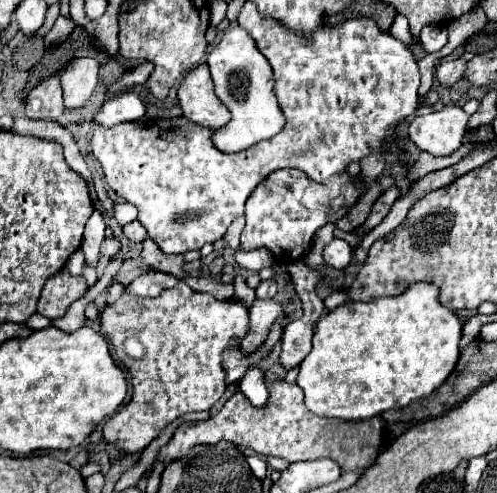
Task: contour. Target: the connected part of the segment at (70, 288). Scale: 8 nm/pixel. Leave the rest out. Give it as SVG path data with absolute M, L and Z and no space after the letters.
M66 271L50 277L42 289L38 301L38 313L48 319L58 319L66 313L66 309L86 293L88 285L84 279L72 277Z

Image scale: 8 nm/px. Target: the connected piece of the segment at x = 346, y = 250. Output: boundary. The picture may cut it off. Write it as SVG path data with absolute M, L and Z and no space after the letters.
M332 239L322 251L322 257L328 265L336 269L346 269L352 263L352 247L344 239Z

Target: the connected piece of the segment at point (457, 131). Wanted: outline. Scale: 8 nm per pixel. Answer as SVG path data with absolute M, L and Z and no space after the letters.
M444 105L440 111L414 117L408 125L408 137L420 151L450 155L462 145L468 117L460 105Z

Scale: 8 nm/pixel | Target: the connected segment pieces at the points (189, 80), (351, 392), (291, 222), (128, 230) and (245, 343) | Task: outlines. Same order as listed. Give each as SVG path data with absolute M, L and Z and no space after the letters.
M206 63L194 67L184 77L178 87L178 101L182 115L204 127L220 129L230 119L230 111L214 93L214 83L210 79L210 69Z
M412 283L398 297L378 297L368 303L346 301L344 305L320 317L312 351L300 363L298 385L306 395L306 407L318 417L368 419L388 409L402 409L414 401L426 399L438 389L460 357L462 323L454 311L442 307L438 287L430 283Z
M298 169L270 173L246 201L246 227L242 231L242 249L266 247L278 261L290 263L304 255L314 233L328 221L338 221L360 197L360 179L350 181L348 173L332 177L330 183L314 183Z
M132 221L132 223L128 223L128 225L124 227L124 237L126 237L128 241L132 241L132 243L142 243L148 235L146 235L146 229L144 229L138 221Z
M256 299L254 305L250 307L250 333L246 333L246 339L242 339L242 353L252 353L254 349L258 349L268 333L272 323L286 313L286 307L282 303L276 303L272 299Z

